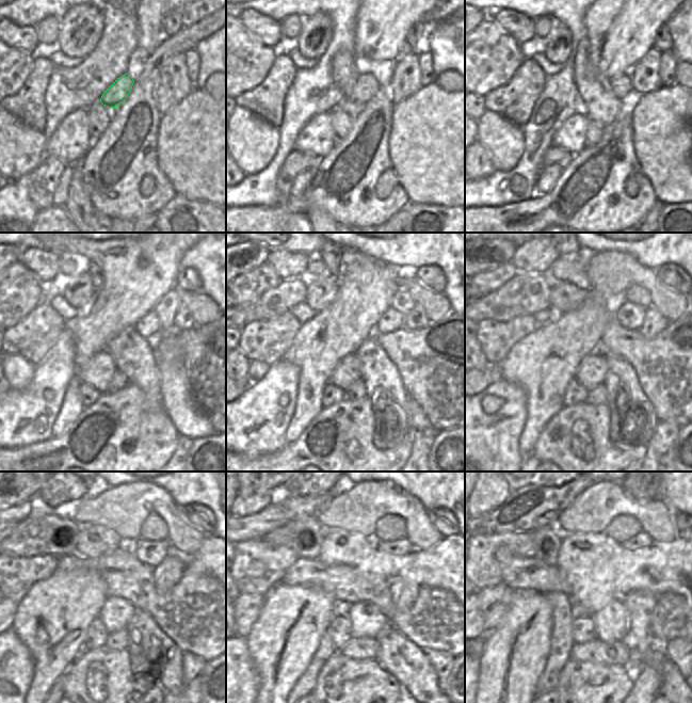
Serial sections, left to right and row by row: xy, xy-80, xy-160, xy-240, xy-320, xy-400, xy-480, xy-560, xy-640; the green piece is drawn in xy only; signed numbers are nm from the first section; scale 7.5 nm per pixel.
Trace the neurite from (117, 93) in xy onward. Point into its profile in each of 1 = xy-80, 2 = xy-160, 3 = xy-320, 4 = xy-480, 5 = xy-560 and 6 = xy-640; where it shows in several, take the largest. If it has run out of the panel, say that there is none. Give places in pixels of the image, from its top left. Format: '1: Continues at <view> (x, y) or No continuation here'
1: Continues at xy-80 (367, 85)
2: Continues at xy-160 (621, 84)
3: Continues at xy-320 (391, 320)
4: Continues at xy-480 (150, 553)
5: Continues at xy-560 (402, 546)
6: Continues at xy-640 (641, 540).

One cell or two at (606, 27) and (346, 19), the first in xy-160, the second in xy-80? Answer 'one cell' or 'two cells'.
two cells

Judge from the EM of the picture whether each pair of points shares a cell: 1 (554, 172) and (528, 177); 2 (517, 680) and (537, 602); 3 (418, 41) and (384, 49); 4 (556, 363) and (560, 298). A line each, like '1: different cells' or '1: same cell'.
1: different cells
2: same cell
3: different cells
4: different cells

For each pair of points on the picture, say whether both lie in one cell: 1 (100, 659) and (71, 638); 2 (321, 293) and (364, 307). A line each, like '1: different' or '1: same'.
1: different
2: different

